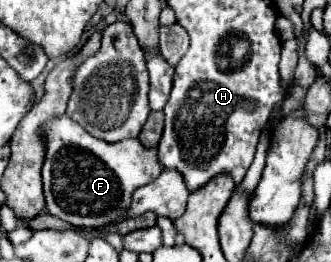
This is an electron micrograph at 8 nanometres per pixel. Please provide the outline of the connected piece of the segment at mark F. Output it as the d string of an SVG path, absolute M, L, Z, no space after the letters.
M66 114L50 118L38 132L44 138L46 148L42 166L46 208L52 216L58 216L72 226L100 228L118 220L128 208L132 192L156 180L162 172L156 148L148 150L138 140L120 140L116 144L108 144L90 136Z

